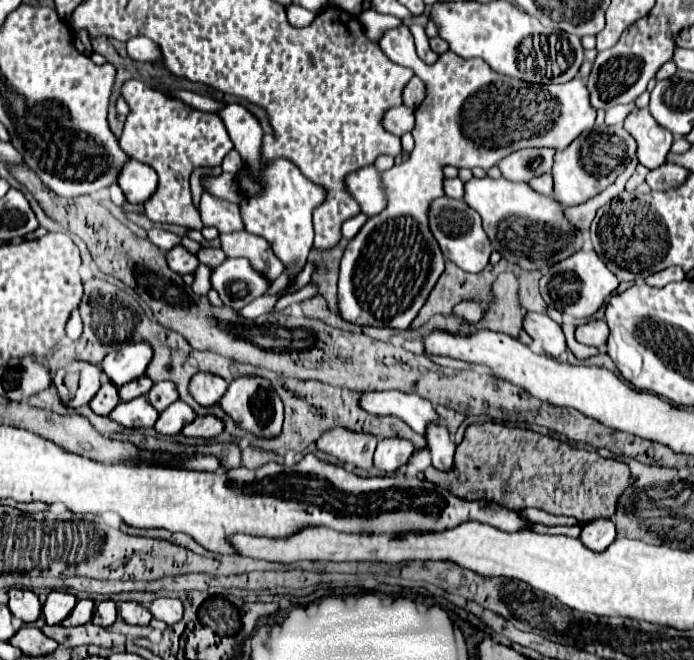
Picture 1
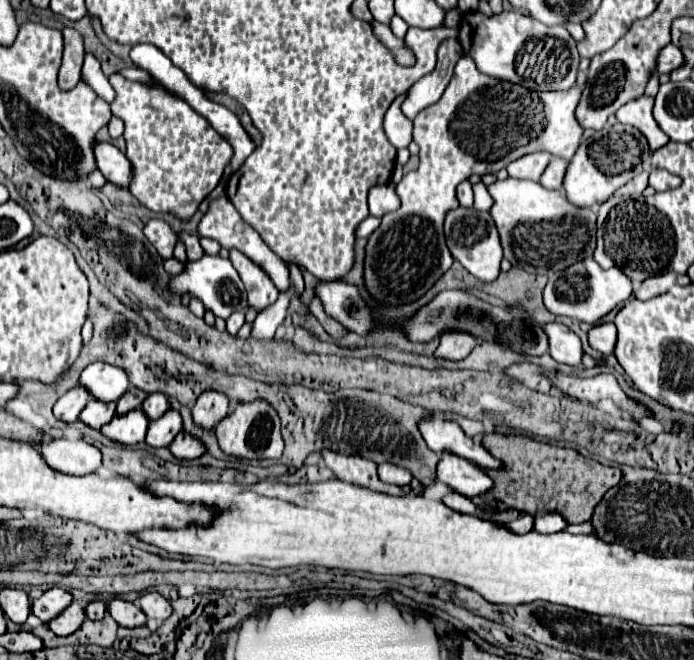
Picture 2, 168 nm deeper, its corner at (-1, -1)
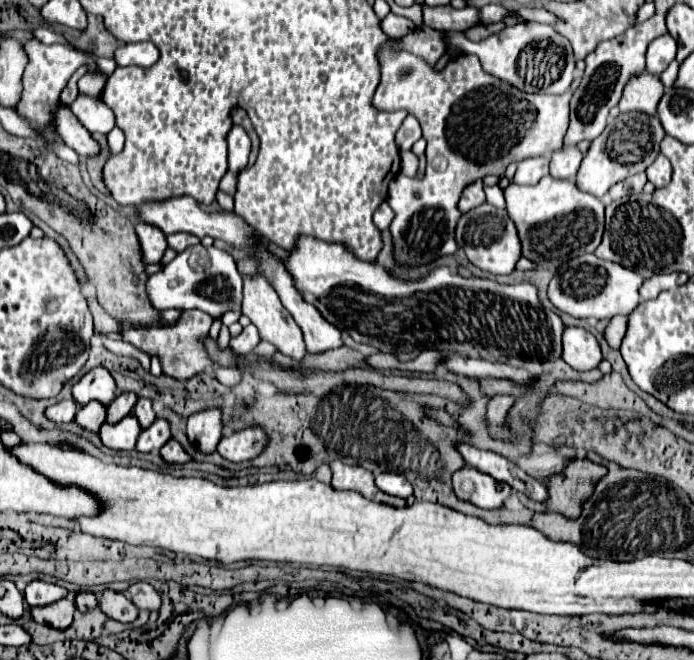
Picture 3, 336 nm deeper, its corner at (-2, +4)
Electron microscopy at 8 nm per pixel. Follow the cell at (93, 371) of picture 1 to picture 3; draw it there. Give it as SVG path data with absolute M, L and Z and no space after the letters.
M67 398L67 400L61 400L61 402L53 404L53 406L49 406L45 410L45 414L53 422L71 422L75 418L75 414L77 414L77 408L79 408L79 404L73 398Z

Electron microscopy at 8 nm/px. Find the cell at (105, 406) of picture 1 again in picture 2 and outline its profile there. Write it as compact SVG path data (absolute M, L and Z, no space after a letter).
M90 399L78 419L92 429L100 429L108 421L112 421L114 411L116 411L116 403L102 403L102 401Z

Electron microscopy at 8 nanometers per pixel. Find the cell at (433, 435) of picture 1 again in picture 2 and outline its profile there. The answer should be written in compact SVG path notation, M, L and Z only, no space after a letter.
M442 453L438 463L438 481L442 481L450 491L456 491L468 499L488 493L494 485L484 471L452 453Z

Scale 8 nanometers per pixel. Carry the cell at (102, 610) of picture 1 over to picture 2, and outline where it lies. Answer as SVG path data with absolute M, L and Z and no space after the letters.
M90 601L84 611L86 611L88 619L102 619L106 613L106 605L102 601Z

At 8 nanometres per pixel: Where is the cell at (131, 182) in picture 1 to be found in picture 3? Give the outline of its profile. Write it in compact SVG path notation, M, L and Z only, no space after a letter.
M63 110L57 112L57 118L55 118L55 126L57 126L57 132L61 136L61 140L71 146L81 158L89 158L89 156L97 156L101 146L99 142L79 124L77 118L71 116L69 110Z

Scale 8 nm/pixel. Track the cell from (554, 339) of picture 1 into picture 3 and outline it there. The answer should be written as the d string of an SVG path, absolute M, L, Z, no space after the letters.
M567 326L563 330L561 358L573 370L591 370L597 368L597 364L603 360L595 336L583 328L573 328L573 326Z

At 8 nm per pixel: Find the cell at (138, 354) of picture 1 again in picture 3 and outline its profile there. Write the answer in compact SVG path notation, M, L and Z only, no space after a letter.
M97 366L93 370L89 370L75 386L73 386L73 398L83 406L91 400L99 400L101 404L109 404L115 398L115 378L111 376L111 372L107 372L107 368Z

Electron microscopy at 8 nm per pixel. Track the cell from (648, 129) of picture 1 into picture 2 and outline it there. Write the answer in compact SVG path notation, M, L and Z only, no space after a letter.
M640 95L632 101L628 101L618 113L618 121L620 123L628 123L628 125L634 125L636 129L640 129L646 137L648 137L648 143L650 143L650 149L658 149L662 147L664 143L668 143L668 135L656 125L654 117L652 117L652 107L654 107L654 97L648 97L648 95Z

